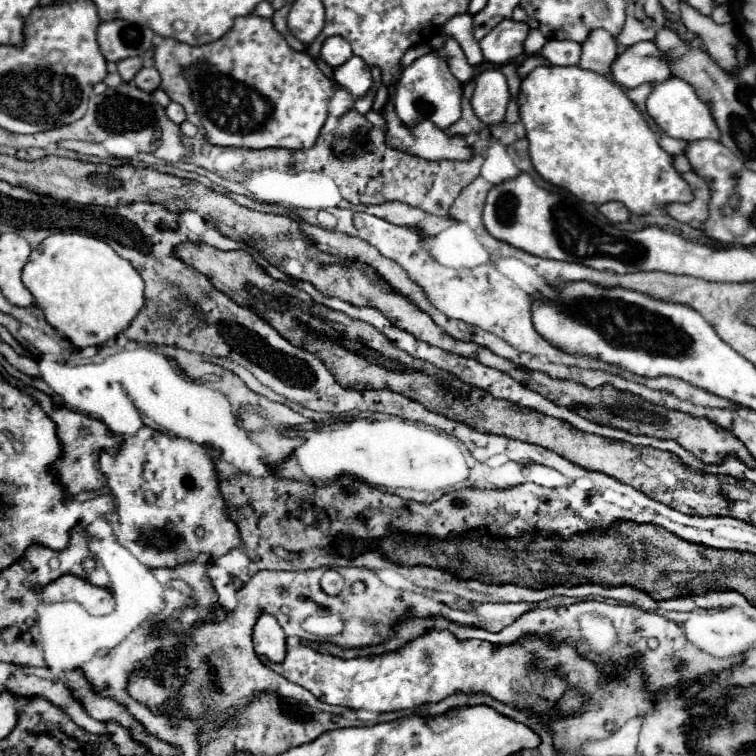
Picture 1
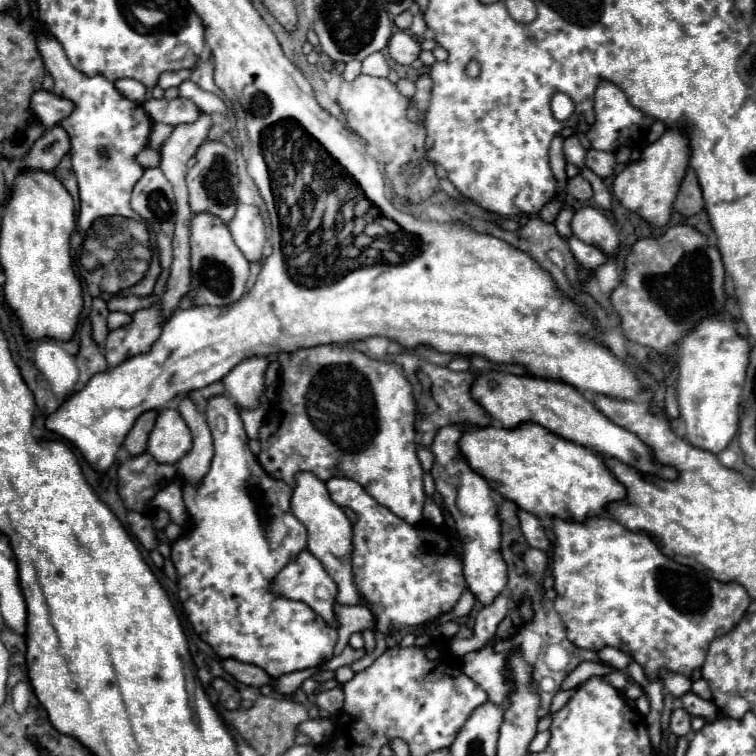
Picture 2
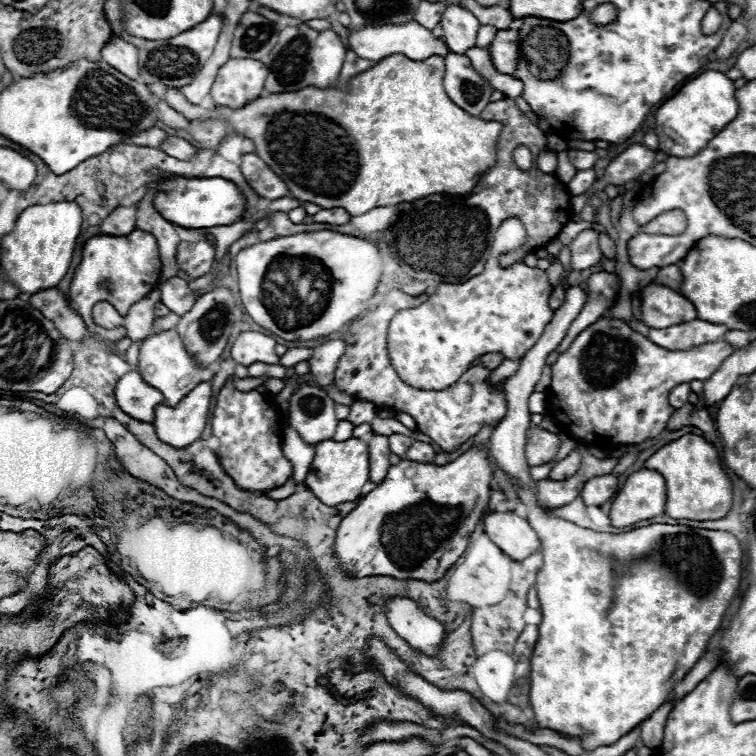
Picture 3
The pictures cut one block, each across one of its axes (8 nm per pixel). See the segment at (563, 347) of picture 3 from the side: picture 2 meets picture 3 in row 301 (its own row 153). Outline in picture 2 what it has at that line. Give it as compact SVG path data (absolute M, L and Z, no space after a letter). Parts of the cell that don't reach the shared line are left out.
M590 148L586 152L586 166L600 178L608 178L614 174L616 156L614 156L614 152L598 152L598 150Z

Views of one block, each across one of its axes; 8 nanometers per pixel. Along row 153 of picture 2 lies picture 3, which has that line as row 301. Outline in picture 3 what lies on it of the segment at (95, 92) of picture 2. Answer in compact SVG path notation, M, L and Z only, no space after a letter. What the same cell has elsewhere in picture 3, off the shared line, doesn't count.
M134 230L132 234L126 234L124 238L90 238L82 248L82 260L74 272L72 284L70 284L70 304L72 308L84 318L88 330L92 334L98 334L104 340L120 340L126 336L126 328L118 326L112 330L104 330L92 322L92 308L96 302L110 302L122 316L128 314L132 304L146 298L156 284L160 282L162 274L162 262L158 256L158 244L152 234L146 234L142 230Z

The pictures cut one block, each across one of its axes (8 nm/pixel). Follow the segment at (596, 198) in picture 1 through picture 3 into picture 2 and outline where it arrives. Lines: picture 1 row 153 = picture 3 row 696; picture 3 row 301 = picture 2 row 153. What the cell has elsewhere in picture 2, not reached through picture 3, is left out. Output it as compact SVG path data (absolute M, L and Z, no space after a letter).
M570 136L564 140L564 156L566 156L566 162L574 164L576 168L586 166L586 150L582 148L582 144L576 136Z

